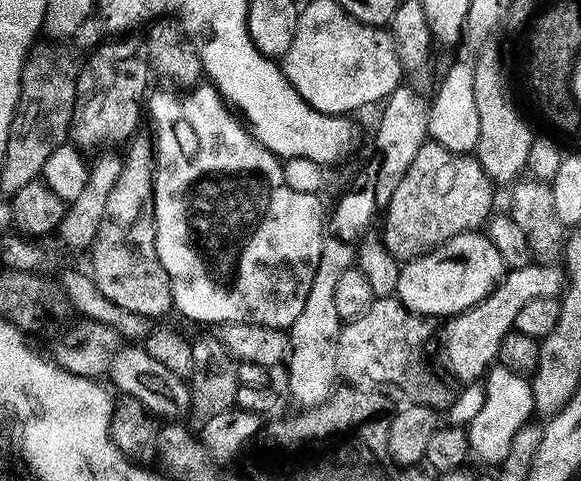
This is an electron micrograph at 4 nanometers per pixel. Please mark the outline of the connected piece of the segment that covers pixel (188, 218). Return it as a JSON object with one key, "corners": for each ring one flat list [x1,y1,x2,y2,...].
{"corners":[[200,82,181,92,168,91,172,92,152,90,147,93,146,120,152,123,150,139,154,153,152,193,154,194,154,214,156,215,156,249,162,266,172,283,173,309,177,313,180,311,186,319,193,320,196,324,213,324,213,326,257,324,263,328,290,329,306,305,307,295,310,294,311,283,314,282,315,271,318,270,320,256,326,245,326,239,324,239,326,210,324,214,324,204,319,200,321,197,314,192,301,194,298,190,290,190,290,186,286,186,281,157,266,150,266,146,262,146,252,137,251,131,233,115,229,105,225,104,223,96,212,87,211,83]]}

